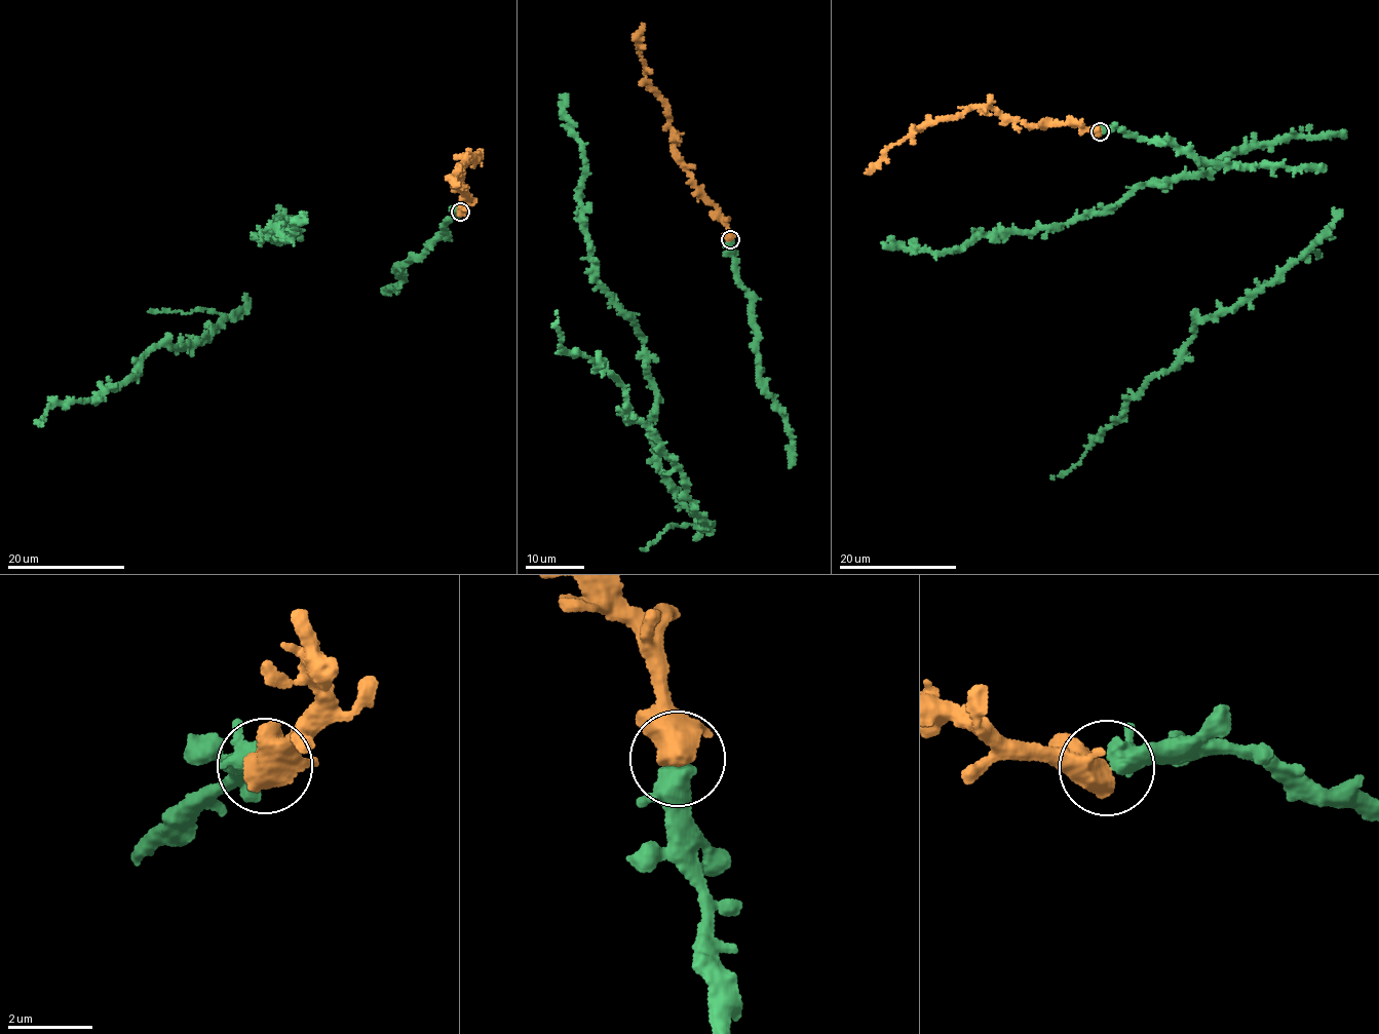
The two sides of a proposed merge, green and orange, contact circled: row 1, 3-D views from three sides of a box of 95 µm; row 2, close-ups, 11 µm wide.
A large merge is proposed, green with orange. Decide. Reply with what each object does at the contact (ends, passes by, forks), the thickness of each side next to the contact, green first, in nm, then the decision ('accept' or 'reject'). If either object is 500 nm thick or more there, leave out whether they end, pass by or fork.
400 nm thick on the green side, 500 nm on the other; accept

